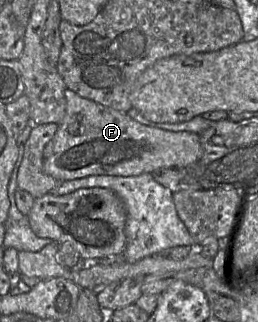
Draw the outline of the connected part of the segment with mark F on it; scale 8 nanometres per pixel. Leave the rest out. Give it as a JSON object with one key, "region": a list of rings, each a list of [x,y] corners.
{"region":[[[66,88],[64,92],[66,110],[58,130],[43,152],[43,170],[59,182],[80,179],[92,175],[137,176],[158,169],[184,169],[197,162],[203,154],[198,134],[172,132],[142,125],[127,113],[114,110],[92,100],[83,98]]]}

